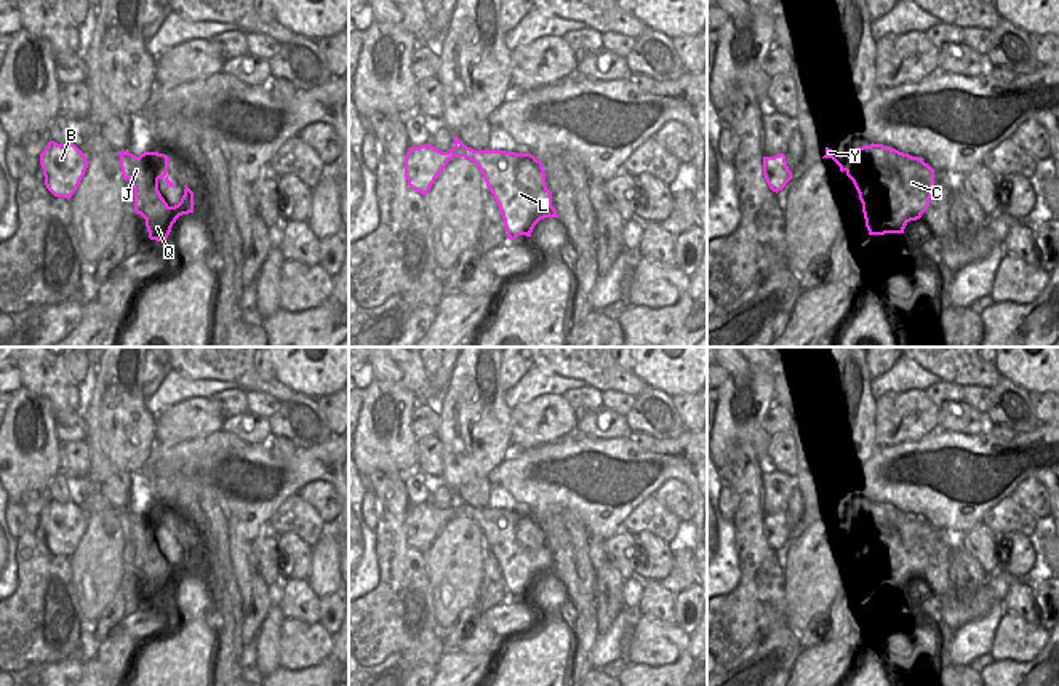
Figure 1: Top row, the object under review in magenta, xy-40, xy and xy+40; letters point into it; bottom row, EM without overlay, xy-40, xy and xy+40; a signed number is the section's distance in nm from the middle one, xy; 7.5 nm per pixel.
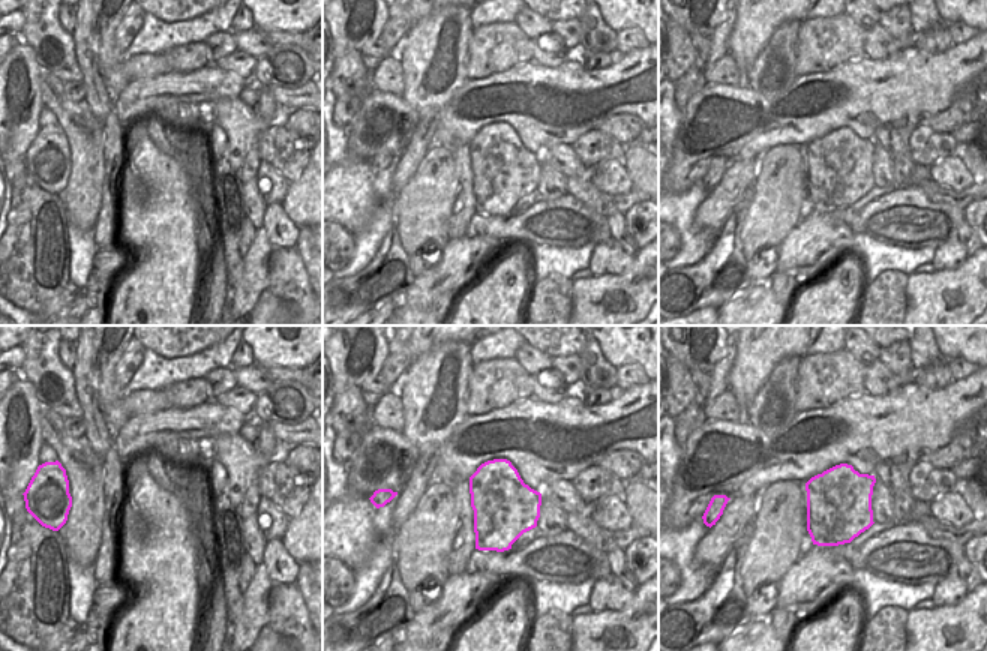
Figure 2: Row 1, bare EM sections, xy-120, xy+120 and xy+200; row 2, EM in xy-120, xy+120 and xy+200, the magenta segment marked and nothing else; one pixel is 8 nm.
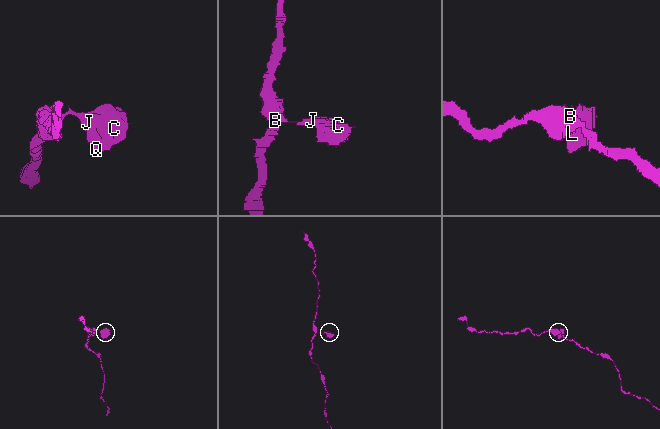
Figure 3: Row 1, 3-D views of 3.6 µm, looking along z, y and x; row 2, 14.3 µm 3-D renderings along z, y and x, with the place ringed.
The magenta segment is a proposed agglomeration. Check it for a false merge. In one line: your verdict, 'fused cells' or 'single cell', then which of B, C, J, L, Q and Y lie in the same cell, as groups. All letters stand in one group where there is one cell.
single cell | B C J L Q Y

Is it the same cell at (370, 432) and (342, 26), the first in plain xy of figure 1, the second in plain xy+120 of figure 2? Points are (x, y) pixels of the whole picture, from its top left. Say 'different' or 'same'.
same

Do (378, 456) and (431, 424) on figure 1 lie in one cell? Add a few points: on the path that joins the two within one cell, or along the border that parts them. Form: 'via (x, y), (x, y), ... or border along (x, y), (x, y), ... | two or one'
border along (415, 403), (411, 432), (416, 440) | two

